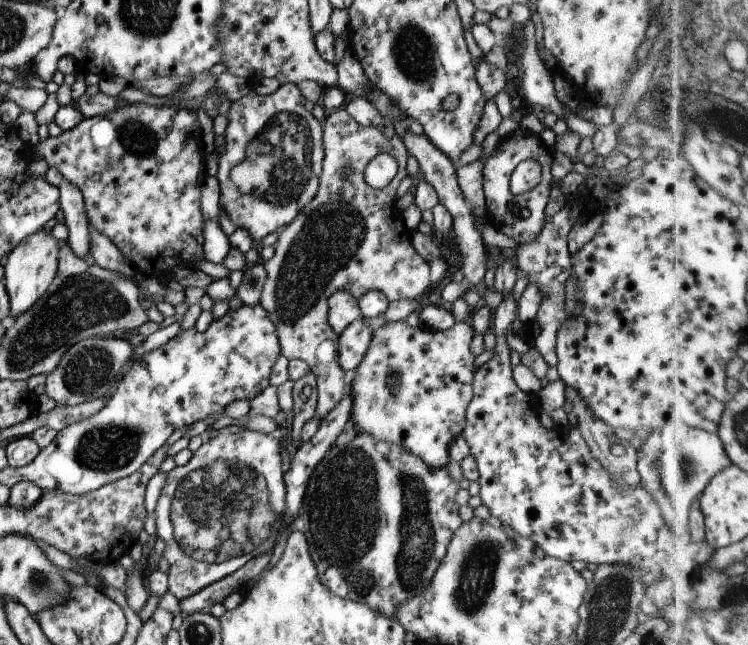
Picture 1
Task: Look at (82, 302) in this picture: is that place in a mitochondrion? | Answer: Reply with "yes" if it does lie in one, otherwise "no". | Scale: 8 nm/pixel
yes

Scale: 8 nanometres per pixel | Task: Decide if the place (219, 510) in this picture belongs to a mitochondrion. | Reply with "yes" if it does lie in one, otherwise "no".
yes

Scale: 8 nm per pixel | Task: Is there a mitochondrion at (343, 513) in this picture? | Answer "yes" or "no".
yes

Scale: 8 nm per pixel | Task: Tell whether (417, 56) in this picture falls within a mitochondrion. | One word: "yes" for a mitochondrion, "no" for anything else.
yes

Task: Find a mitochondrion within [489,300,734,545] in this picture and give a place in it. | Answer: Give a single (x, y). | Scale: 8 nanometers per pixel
(688, 470)

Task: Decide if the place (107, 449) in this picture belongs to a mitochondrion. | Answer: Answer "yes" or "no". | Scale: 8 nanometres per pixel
yes

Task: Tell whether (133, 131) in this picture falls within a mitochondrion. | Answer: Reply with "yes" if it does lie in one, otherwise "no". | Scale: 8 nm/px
yes

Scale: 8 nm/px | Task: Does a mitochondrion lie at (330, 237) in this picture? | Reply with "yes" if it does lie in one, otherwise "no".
yes

